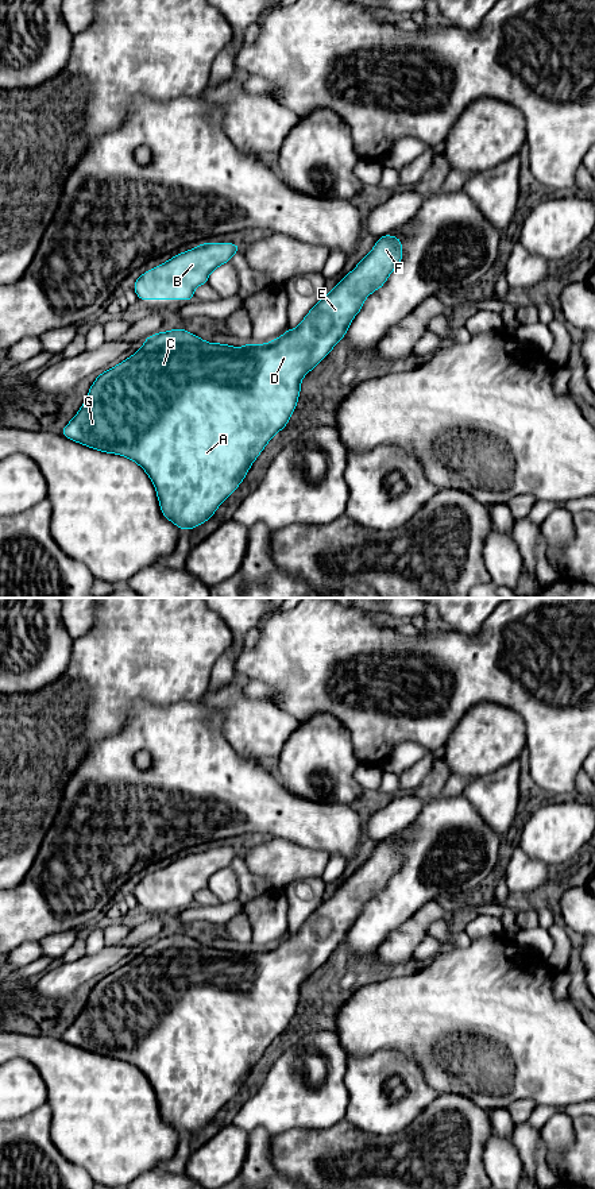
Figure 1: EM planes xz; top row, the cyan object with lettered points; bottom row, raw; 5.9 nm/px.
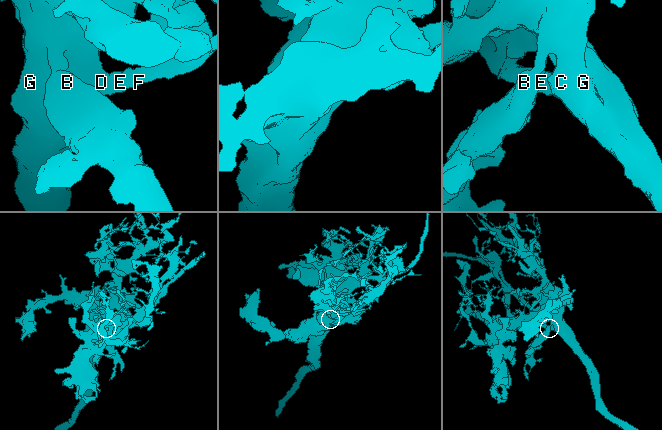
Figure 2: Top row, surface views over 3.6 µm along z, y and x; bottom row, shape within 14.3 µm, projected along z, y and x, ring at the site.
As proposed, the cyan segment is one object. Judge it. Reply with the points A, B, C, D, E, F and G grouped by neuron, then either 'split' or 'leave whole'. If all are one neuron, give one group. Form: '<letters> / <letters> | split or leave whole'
A B C D E F G | leave whole

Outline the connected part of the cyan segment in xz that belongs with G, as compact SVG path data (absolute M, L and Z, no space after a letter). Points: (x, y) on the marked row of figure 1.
M380 236L368 255L358 262L358 267L325 294L295 329L287 329L270 343L247 343L237 348L224 343L208 343L186 329L171 329L146 337L143 347L131 358L96 378L84 405L61 435L89 448L125 456L138 463L155 486L163 516L179 530L190 530L204 524L243 482L273 436L287 425L298 402L302 378L345 336L364 300L385 285L402 260L401 246L399 238Z

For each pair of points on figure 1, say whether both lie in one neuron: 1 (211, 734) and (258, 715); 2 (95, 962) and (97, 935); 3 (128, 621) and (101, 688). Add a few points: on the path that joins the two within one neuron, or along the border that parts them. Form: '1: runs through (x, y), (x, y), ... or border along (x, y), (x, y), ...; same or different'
1: border along (204, 703), (223, 711), (223, 736), (240, 756); different
2: border along (105, 945), (100, 950), (87, 954); different
3: runs through (128, 637), (128, 651), (107, 672); same

